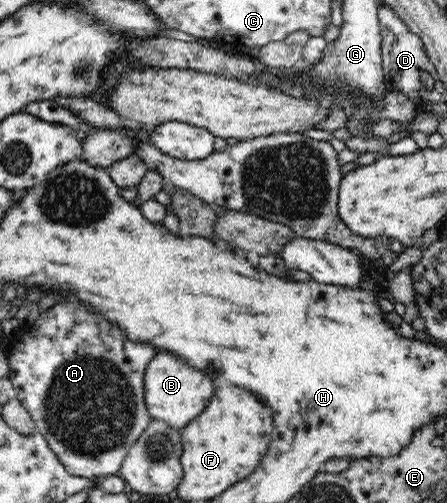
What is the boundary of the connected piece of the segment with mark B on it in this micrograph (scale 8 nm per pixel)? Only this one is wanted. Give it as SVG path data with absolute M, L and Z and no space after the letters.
M158 350L157 354L150 361L144 373L144 399L146 407L153 419L166 422L170 427L183 428L190 423L195 417L198 417L208 401L214 395L214 385L208 375L204 375L202 370L194 368L188 360L166 350Z

